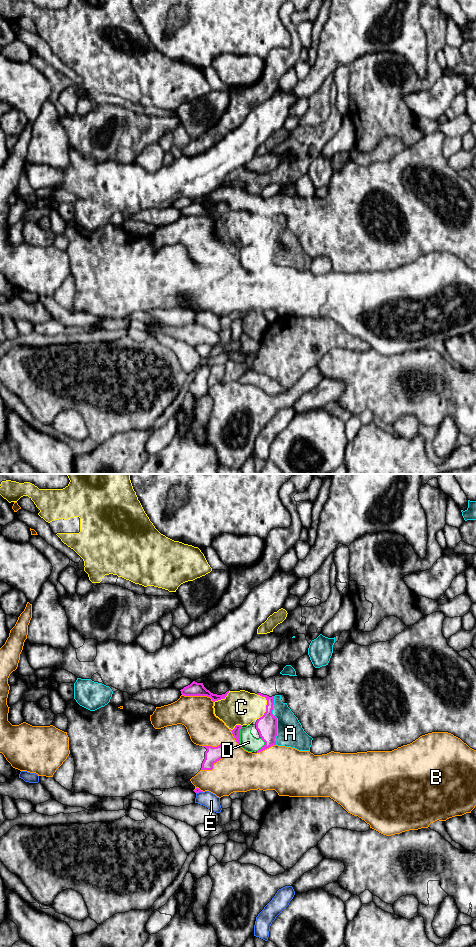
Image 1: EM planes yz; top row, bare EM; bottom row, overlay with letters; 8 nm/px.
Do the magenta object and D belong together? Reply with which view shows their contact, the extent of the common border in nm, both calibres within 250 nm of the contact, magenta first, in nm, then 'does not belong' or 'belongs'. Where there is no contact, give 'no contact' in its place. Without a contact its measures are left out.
meets magenta in yz; contact 150 nm long; 60 nm thick on the magenta side, 120 nm on the other; belongs

